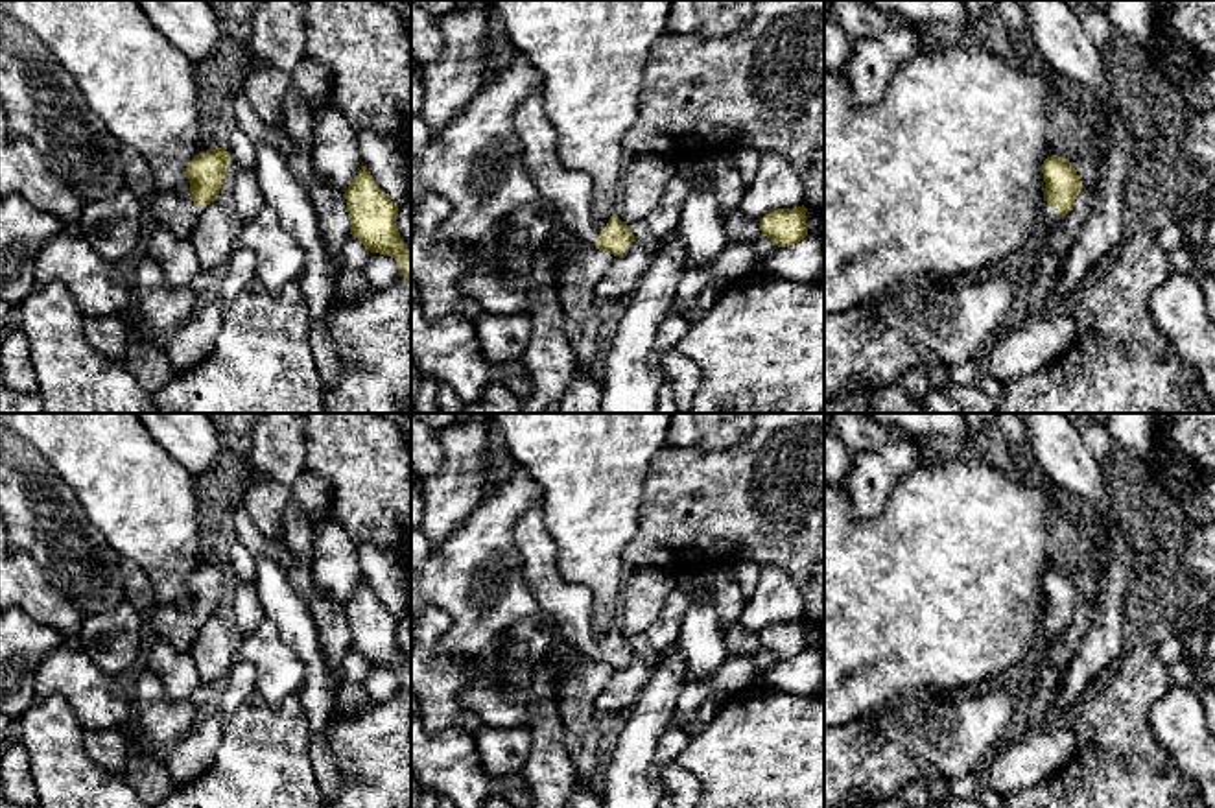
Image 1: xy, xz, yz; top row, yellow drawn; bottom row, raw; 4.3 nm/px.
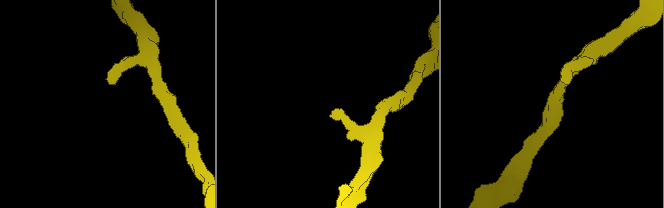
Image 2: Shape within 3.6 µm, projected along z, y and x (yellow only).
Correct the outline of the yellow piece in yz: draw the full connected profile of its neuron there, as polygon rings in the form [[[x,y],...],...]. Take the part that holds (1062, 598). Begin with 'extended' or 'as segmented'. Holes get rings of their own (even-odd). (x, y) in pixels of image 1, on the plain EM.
extended; [[[1051,568],[1042,577],[1045,605],[1040,620],[1040,640],[1053,638],[1069,627],[1075,612],[1084,600],[1075,577],[1064,570]]]

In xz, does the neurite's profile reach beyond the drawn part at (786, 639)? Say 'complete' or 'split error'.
complete

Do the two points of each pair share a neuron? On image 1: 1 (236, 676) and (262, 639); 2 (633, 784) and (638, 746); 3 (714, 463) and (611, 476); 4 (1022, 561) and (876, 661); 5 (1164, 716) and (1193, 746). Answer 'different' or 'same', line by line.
1: different
2: same
3: different
4: same
5: same

